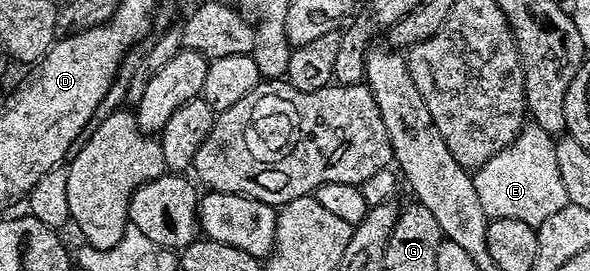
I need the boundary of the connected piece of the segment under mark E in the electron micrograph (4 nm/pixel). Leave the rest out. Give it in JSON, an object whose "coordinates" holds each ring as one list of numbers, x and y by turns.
{"coordinates":[[529,123,494,158,490,158,480,168,475,169,472,176,474,190,478,190,478,202,482,202,482,210,493,220,498,218,518,218,522,222,539,226,550,218,550,214,558,214,568,204,566,186,562,186,562,174,558,172,558,158,553,133,542,130,537,124]]}

